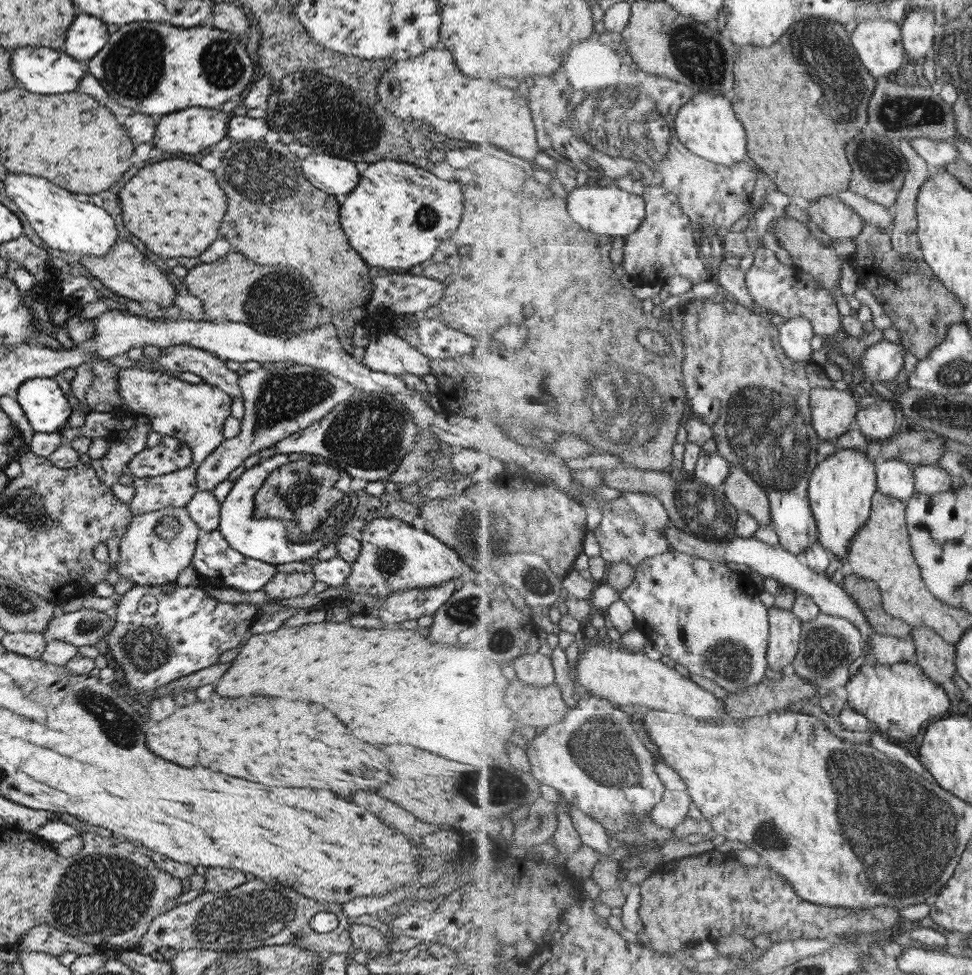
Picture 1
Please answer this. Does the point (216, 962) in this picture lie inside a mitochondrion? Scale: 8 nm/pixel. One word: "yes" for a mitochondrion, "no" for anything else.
yes

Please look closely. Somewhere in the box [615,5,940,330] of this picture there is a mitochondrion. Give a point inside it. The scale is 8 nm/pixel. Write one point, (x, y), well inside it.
(846, 90)

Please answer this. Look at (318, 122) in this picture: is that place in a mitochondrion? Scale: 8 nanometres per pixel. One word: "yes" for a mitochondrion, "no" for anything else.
yes

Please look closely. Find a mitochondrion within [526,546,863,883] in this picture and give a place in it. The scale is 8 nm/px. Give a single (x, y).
(604, 752)

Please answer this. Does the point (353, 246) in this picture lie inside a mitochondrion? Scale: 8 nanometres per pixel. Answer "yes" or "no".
no

